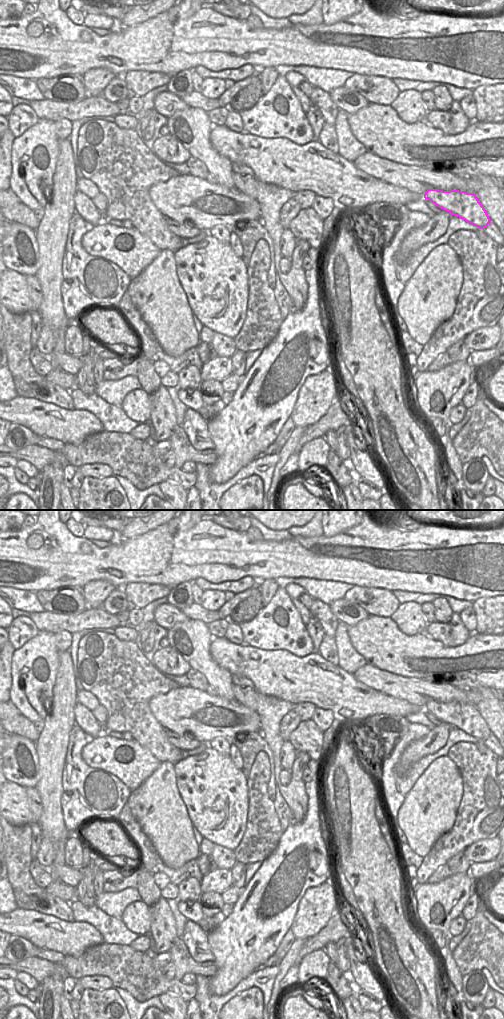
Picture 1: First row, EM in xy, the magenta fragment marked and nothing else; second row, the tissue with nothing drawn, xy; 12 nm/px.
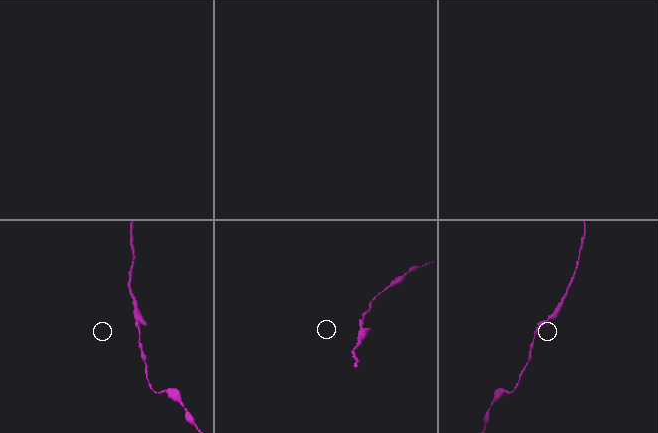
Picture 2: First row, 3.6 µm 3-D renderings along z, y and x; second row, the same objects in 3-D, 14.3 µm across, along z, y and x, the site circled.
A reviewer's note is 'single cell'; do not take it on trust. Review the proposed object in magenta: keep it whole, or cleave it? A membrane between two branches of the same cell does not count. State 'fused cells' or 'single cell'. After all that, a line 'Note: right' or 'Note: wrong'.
single cell
Note: right

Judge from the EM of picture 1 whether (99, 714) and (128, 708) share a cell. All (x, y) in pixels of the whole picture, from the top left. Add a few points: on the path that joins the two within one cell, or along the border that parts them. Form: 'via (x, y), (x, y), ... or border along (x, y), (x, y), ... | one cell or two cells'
border along (100, 704), (107, 712), (107, 719), (103, 724) | two cells

